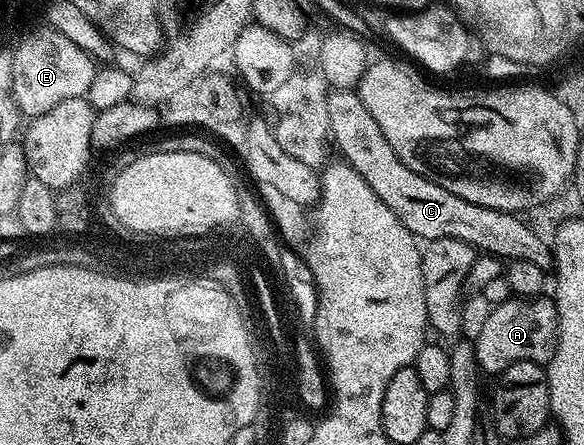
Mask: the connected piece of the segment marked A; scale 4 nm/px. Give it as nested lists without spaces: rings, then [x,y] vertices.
[[[511,298],[488,309],[473,346],[477,367],[482,373],[499,374],[515,362],[548,365],[557,349],[557,306],[552,299],[545,299]]]

